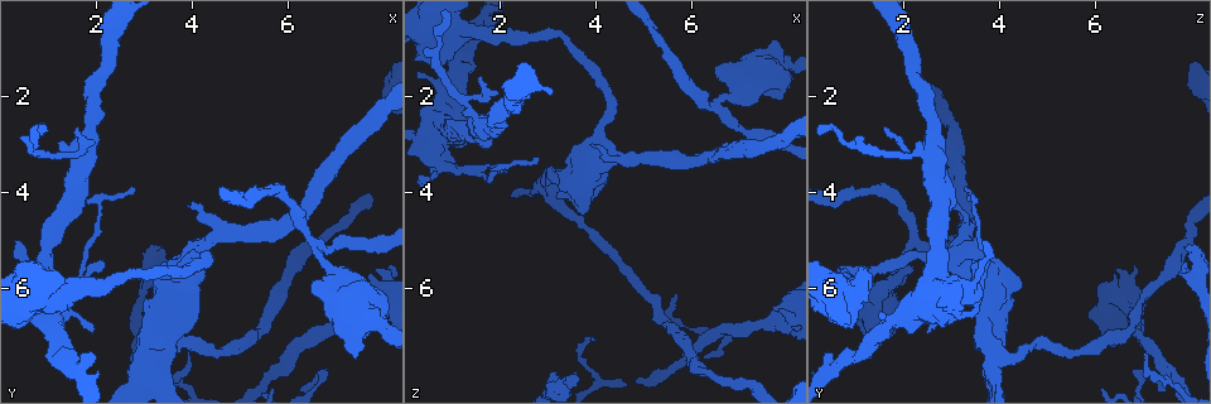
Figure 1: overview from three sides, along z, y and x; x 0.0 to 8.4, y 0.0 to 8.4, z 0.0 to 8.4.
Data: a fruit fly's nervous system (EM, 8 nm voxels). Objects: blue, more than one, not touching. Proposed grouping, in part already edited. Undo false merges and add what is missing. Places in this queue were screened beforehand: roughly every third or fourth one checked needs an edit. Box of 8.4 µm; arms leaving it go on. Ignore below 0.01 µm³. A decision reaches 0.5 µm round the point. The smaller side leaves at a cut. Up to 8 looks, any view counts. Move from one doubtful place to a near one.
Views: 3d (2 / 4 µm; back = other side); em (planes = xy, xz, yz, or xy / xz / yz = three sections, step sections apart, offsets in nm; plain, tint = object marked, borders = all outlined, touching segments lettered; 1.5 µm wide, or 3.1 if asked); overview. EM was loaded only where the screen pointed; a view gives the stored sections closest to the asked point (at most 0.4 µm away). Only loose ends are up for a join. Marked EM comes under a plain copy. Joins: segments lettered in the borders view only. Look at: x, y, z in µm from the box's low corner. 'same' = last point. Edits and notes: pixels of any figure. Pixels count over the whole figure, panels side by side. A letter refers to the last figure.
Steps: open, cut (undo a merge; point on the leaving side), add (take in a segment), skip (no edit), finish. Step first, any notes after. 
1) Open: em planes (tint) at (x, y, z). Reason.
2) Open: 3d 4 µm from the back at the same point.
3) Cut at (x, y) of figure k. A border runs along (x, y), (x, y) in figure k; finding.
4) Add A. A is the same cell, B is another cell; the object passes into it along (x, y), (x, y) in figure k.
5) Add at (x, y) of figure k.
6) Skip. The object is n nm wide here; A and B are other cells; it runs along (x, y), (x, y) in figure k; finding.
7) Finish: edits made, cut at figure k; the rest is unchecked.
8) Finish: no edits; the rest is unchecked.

Open: em xz step 4 (borders) at (4.00, 7.35, 7.05). Tapers out.

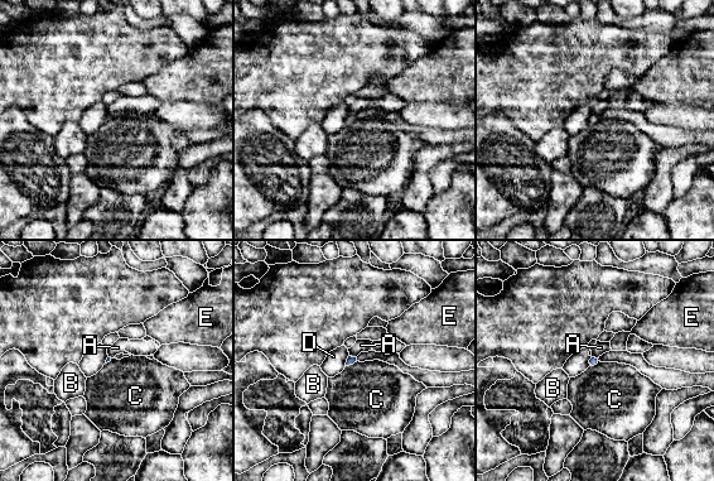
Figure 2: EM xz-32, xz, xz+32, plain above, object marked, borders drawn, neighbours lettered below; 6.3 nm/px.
Open: em planes (borders) at the same point. Another direction.

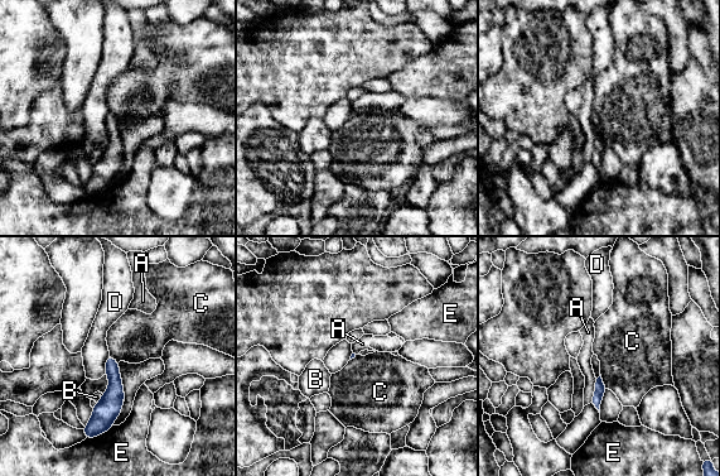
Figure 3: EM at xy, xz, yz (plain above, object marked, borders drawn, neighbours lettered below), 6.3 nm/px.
Skip. A, B, C, D and E are other cells; a border runs along (600, 374), (602, 381), (607, 388) in figure 3; no lettered segment goes on from it.

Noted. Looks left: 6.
Open: 3d 4 µm at (7.90, 6.20, 6.75). Sudden change in width.

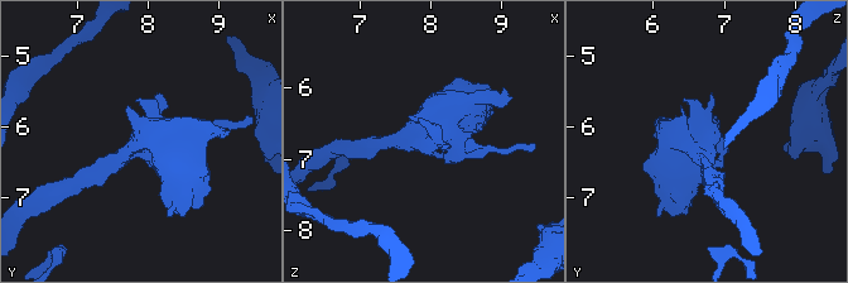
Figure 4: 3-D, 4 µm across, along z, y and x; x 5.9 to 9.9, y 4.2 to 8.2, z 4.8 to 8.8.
Open: em xy step 8 (tint) at (8.00, 6.20, 6.65).

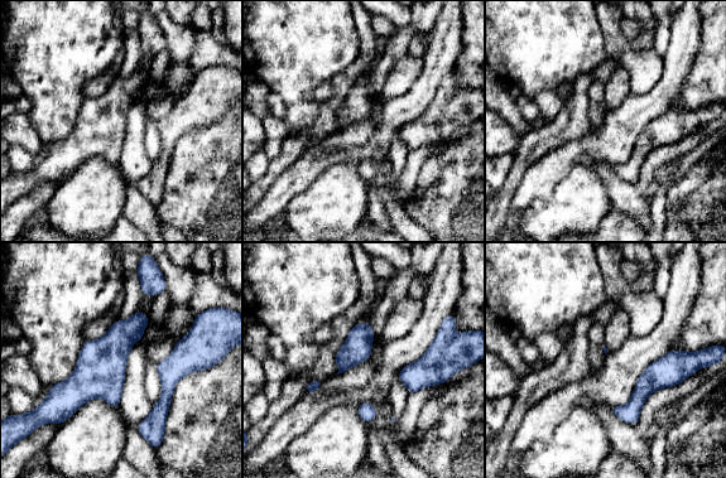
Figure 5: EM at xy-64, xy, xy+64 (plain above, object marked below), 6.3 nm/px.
Open: em planes (borders) at the same point. Cut it another way.

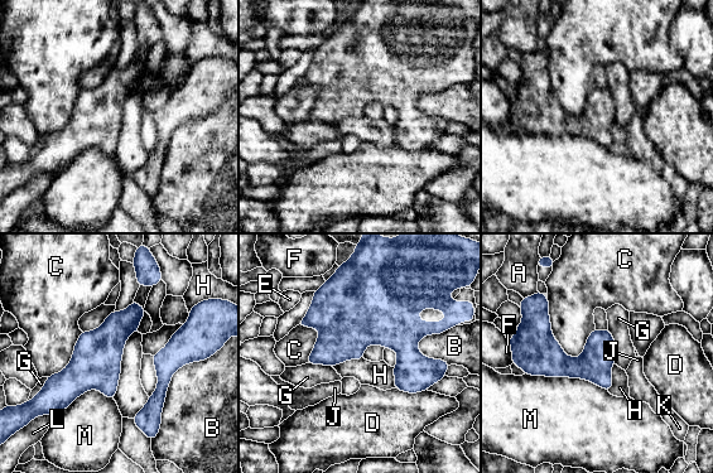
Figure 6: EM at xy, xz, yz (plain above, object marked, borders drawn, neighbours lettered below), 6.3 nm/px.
Skip. A, B, C, D, E, F, G, H, J, K, L and M are other cells; it runs along (530, 299), (535, 336), (607, 386) in figure 6; continuous, no second neuron.

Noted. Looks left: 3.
Open: 3d 2 µm at (6.60, 5.10, 2.30). Three-way junction.

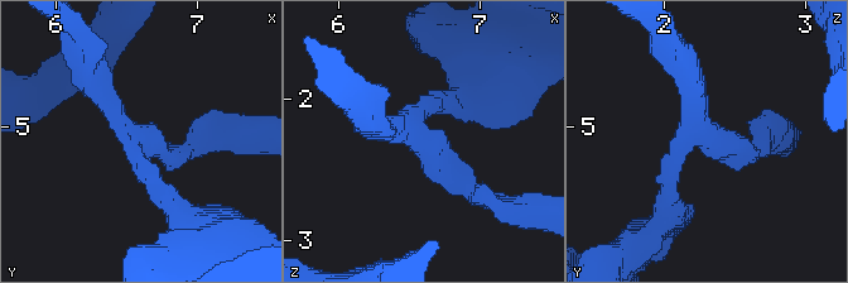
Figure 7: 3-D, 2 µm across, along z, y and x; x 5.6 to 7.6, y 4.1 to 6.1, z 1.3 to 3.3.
Open: em yz step 8 (tint) at (6.56, 5.06, 2.24). 3 arms meet here; the arms are 160, 220, 220 nm wide; now the EM.

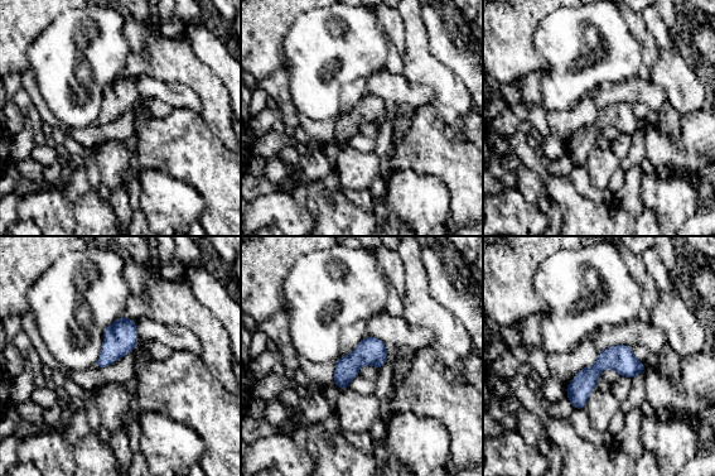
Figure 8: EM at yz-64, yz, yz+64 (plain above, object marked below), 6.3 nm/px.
Open: em yz step 8 (borders) at the same point.

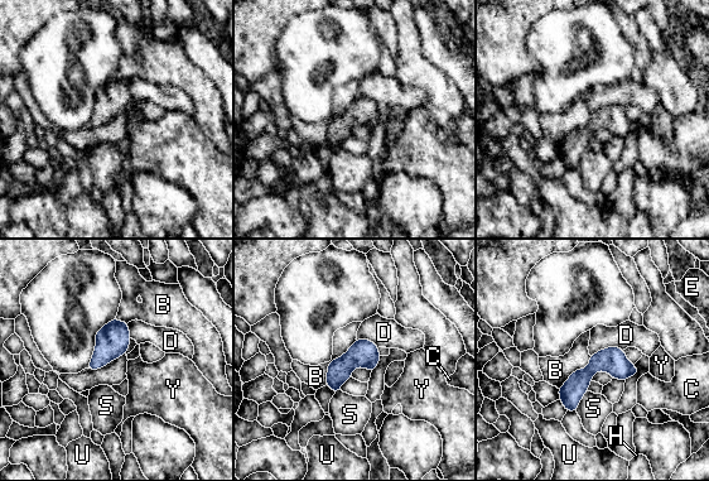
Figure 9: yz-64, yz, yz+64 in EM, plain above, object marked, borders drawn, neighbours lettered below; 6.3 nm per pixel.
Skip. B, C, D, E, H, S, U and Y are other cells; it runs along (618, 351), (577, 384), (569, 408) in figure 9; one neuron here.

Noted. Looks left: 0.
Finish: no edits; the rest is unchecked.

